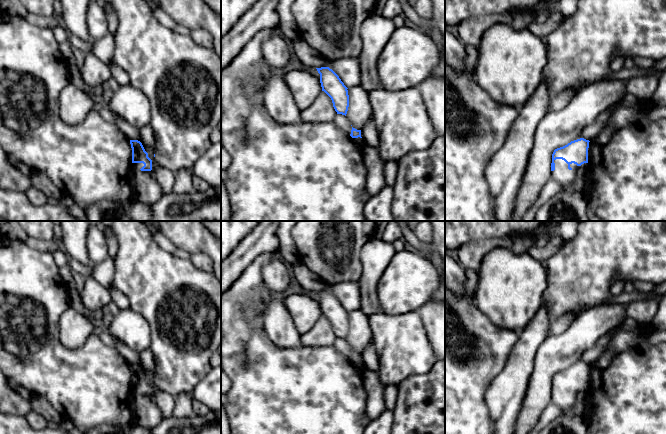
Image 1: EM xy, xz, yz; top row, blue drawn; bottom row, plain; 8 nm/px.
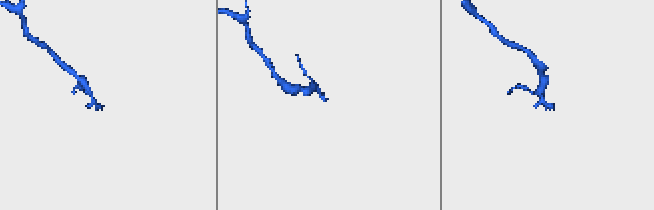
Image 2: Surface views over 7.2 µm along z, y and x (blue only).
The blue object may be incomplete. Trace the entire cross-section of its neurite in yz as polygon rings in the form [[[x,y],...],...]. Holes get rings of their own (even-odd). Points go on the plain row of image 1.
[[[580,362],[554,374],[551,401],[561,408],[561,415],[573,416],[577,413],[579,403],[576,396],[579,392],[587,392],[589,366]]]

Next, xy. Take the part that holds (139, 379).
[[[113,221],[111,230],[116,236],[118,242],[118,250],[115,256],[115,275],[113,284],[128,298],[130,309],[142,315],[149,323],[151,329],[151,346],[150,350],[153,353],[155,368],[154,368],[154,383],[148,381],[142,367],[138,364],[130,364],[132,372],[132,389],[134,395],[148,396],[154,400],[154,391],[163,391],[176,397],[183,392],[192,392],[196,385],[210,371],[210,359],[213,353],[221,344],[221,282],[214,276],[213,273],[208,273],[197,269],[190,258],[179,258],[173,253],[163,250],[153,239],[152,232],[146,226],[144,221]]]

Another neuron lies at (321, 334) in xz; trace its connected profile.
[[[321,315],[314,326],[300,337],[303,346],[330,346],[334,345],[336,339],[332,324],[324,315]]]

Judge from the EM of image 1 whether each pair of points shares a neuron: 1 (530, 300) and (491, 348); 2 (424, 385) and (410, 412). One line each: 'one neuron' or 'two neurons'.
1: two neurons
2: one neuron

